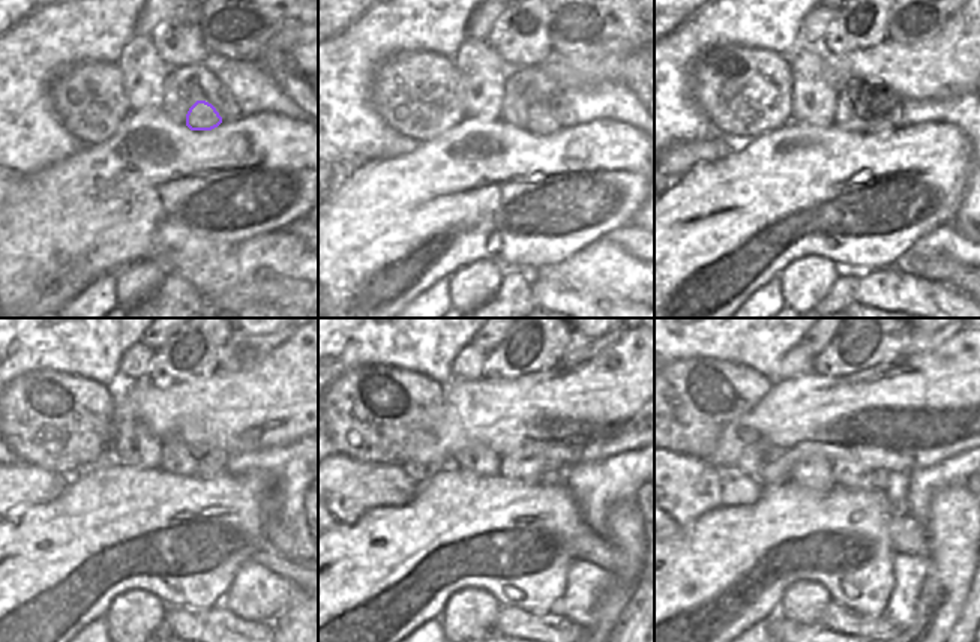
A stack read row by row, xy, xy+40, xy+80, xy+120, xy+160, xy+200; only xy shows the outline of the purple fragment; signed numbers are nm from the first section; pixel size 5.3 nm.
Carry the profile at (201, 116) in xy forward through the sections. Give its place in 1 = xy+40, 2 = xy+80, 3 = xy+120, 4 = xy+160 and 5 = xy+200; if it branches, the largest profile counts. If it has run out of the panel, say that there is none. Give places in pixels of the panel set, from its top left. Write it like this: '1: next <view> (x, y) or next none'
1: next xy+40 (541, 120)
2: next xy+80 (878, 125)
3: next xy+120 (210, 465)
4: next xy+160 (548, 476)
5: next xy+200 (880, 476)

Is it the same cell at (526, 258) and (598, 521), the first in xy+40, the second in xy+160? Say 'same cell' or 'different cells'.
different cells

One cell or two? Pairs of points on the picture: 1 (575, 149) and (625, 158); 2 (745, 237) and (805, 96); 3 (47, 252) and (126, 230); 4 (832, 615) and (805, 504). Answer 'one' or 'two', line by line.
1: one
2: two
3: one
4: two

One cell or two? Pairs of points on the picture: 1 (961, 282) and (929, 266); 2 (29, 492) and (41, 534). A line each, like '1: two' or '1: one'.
1: one
2: two

